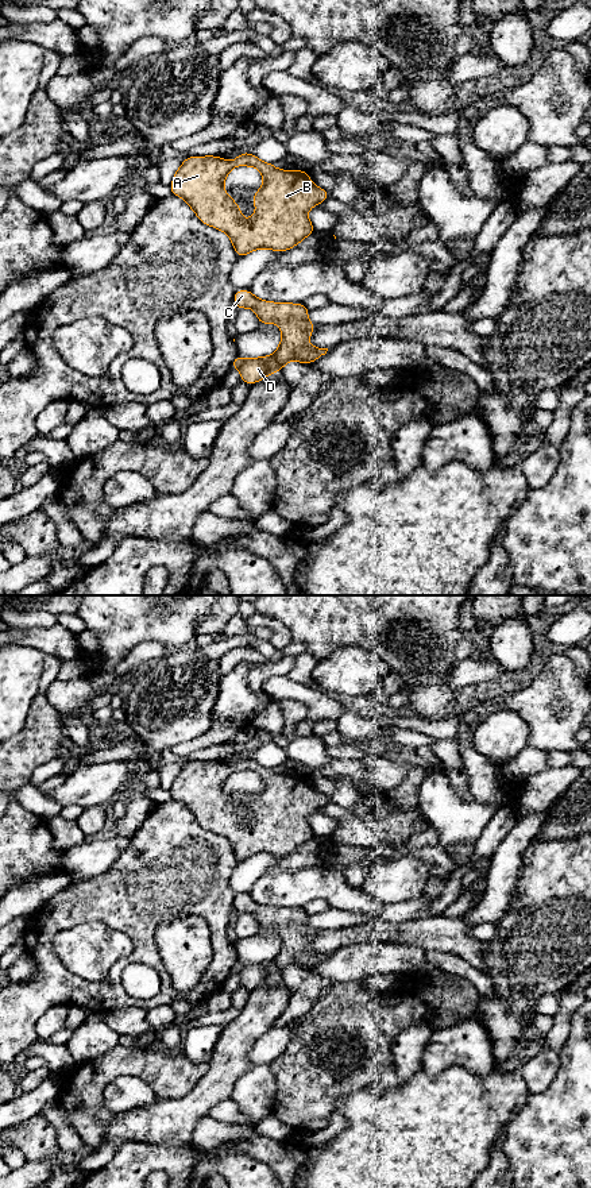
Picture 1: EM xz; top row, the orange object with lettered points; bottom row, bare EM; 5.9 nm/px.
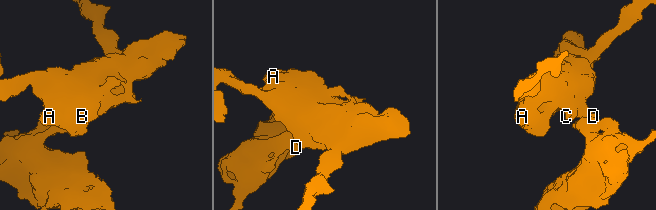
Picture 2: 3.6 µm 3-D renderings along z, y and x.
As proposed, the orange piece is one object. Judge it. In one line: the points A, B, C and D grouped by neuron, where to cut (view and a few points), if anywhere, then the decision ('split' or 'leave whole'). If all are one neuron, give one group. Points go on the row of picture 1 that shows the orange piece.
groups A B C / D; cut xz (270, 357), (277, 369); split

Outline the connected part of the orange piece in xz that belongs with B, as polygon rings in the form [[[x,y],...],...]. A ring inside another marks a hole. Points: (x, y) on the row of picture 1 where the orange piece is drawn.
[[[247,151],[233,162],[215,155],[186,158],[174,174],[170,192],[182,197],[204,224],[224,231],[231,238],[237,256],[256,248],[287,251],[297,246],[316,231],[306,212],[331,197],[331,193],[310,182],[308,171],[279,170]],[[235,166],[256,167],[264,178],[262,188],[254,194],[252,204],[258,211],[250,220],[242,217],[239,205],[224,192],[224,178]]]

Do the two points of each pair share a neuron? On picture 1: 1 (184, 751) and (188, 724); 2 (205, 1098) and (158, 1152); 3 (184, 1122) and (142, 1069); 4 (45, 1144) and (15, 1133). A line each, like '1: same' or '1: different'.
1: different
2: different
3: different
4: same

